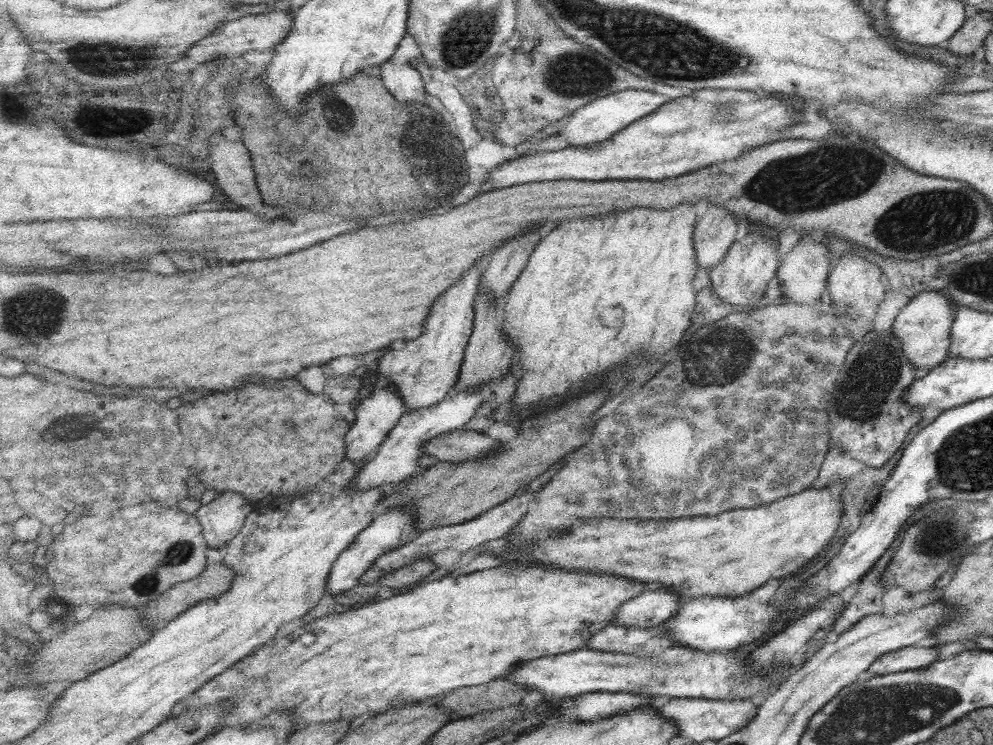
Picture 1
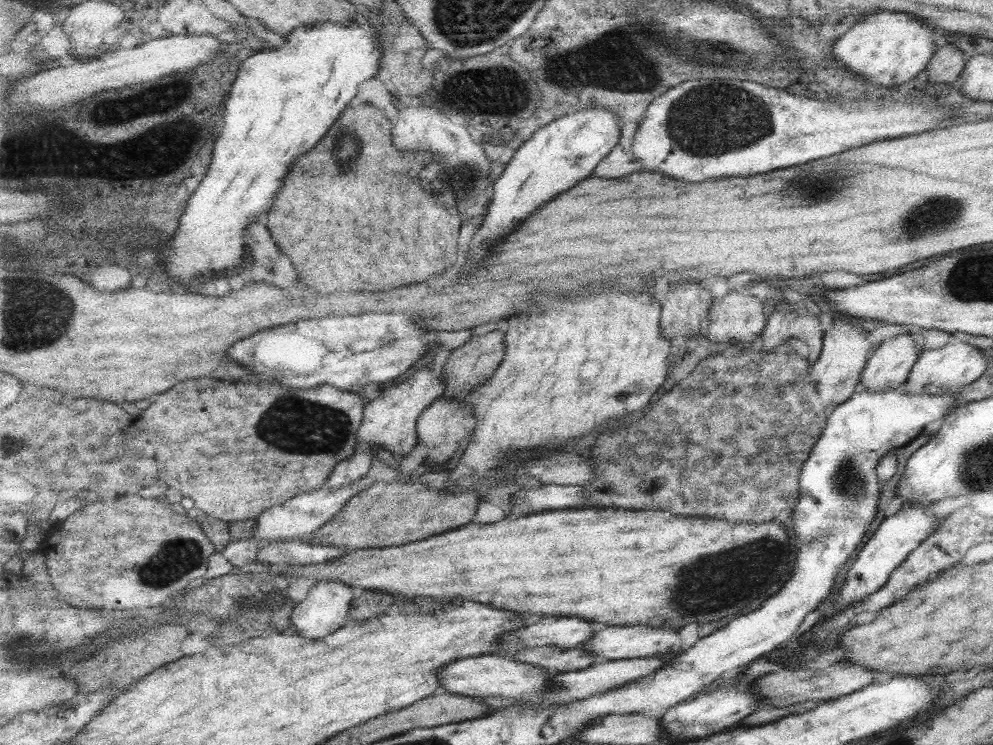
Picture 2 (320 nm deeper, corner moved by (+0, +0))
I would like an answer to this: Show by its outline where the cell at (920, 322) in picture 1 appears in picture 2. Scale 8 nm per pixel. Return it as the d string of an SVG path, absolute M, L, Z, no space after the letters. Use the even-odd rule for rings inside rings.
M907 331L883 339L866 360L858 382L867 392L901 388L919 354Z

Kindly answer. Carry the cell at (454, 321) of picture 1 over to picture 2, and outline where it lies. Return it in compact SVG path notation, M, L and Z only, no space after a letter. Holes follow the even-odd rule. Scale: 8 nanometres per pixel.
M430 365L417 370L406 382L384 388L377 398L366 403L365 419L358 430L358 442L368 442L368 452L382 448L389 450L393 456L409 456L420 442L419 418L422 417L423 411L439 397L443 397L445 392L444 369L435 377Z

